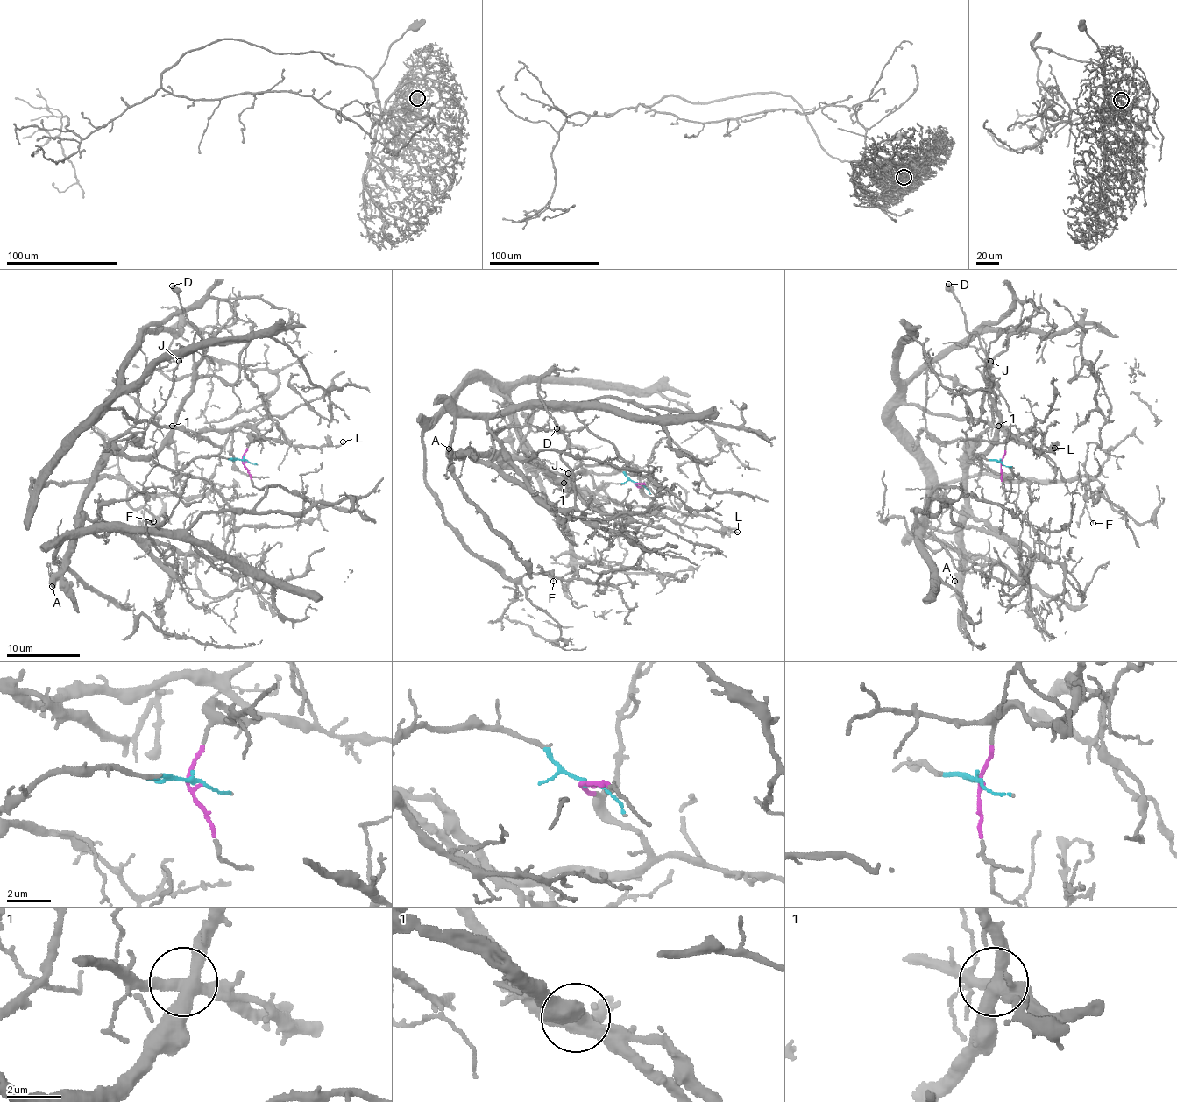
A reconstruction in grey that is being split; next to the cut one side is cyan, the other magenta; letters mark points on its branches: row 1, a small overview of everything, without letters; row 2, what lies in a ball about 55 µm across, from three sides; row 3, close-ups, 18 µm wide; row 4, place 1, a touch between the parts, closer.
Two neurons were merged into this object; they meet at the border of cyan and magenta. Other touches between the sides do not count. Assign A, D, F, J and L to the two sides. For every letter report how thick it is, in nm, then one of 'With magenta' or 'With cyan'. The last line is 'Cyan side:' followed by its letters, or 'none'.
A: Thickness 480 nm. With cyan
D: Thickness 500 nm. With cyan
F: Thickness 110 nm. With magenta
J: Thickness 100 nm. With cyan
L: Thickness 130 nm. With magenta
Cyan side: A, D, J

